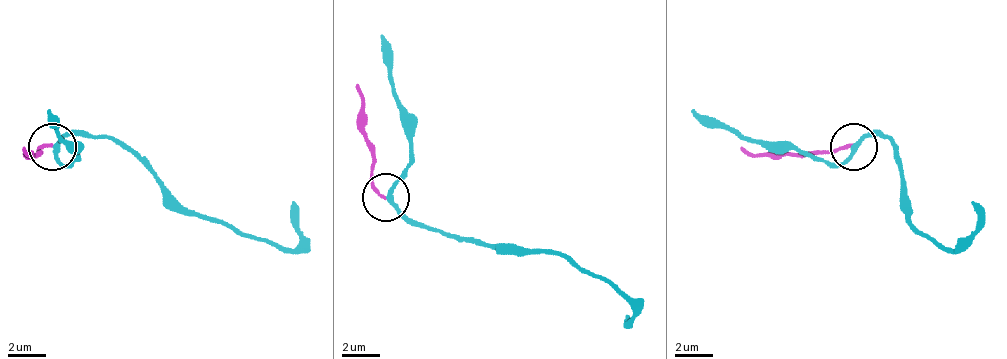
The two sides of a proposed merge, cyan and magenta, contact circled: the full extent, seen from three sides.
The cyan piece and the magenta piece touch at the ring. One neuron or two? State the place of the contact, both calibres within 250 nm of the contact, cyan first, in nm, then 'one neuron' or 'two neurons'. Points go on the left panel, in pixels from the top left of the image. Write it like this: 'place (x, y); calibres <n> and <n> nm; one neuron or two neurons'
place (52, 146); calibres 200 and 160 nm; two neurons

